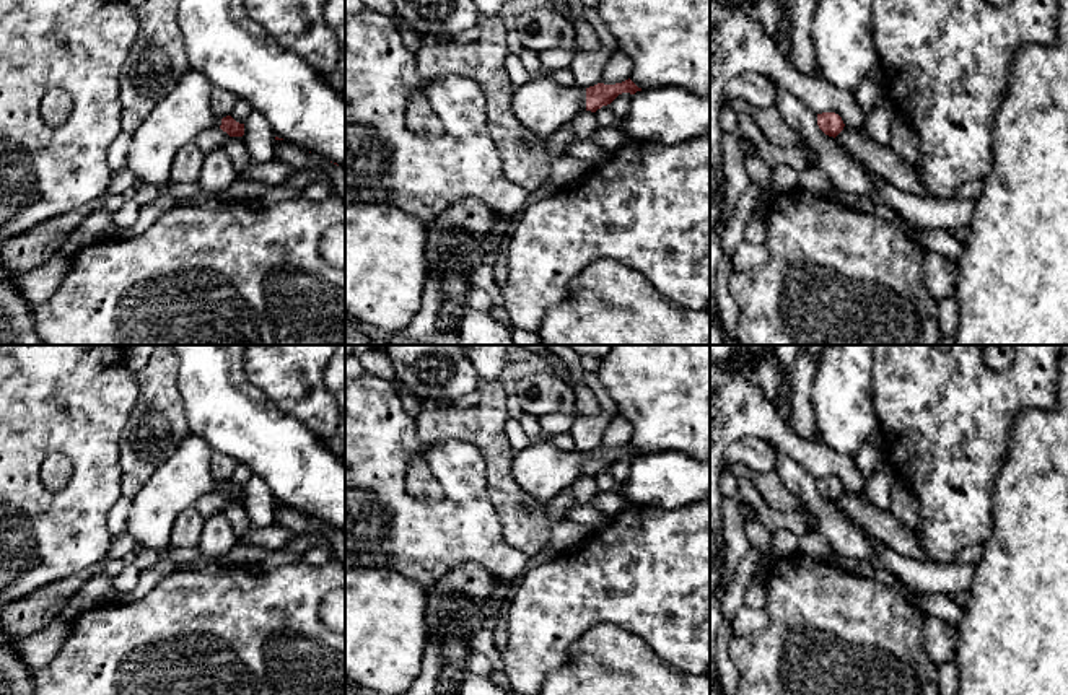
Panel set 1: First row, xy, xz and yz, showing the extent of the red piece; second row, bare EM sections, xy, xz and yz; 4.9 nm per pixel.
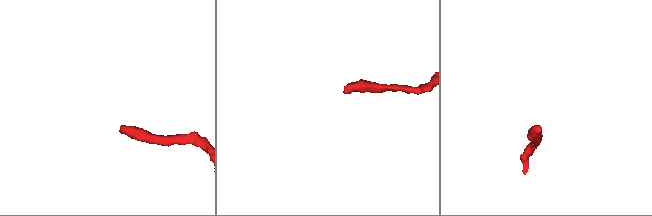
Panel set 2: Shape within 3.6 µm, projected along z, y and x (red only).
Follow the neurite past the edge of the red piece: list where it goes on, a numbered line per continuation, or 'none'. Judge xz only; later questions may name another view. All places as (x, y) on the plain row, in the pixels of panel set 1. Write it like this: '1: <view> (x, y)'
1: xz (544, 471)

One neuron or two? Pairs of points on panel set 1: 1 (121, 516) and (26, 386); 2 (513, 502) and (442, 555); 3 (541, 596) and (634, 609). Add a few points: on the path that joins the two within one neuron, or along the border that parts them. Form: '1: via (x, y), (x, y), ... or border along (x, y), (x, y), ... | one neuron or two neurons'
1: border along (121, 495), (108, 516), (108, 529), (113, 536) | two neurons
2: border along (487, 476), (502, 534), (515, 547) | two neurons
3: via (564, 599), (611, 601) | one neuron

